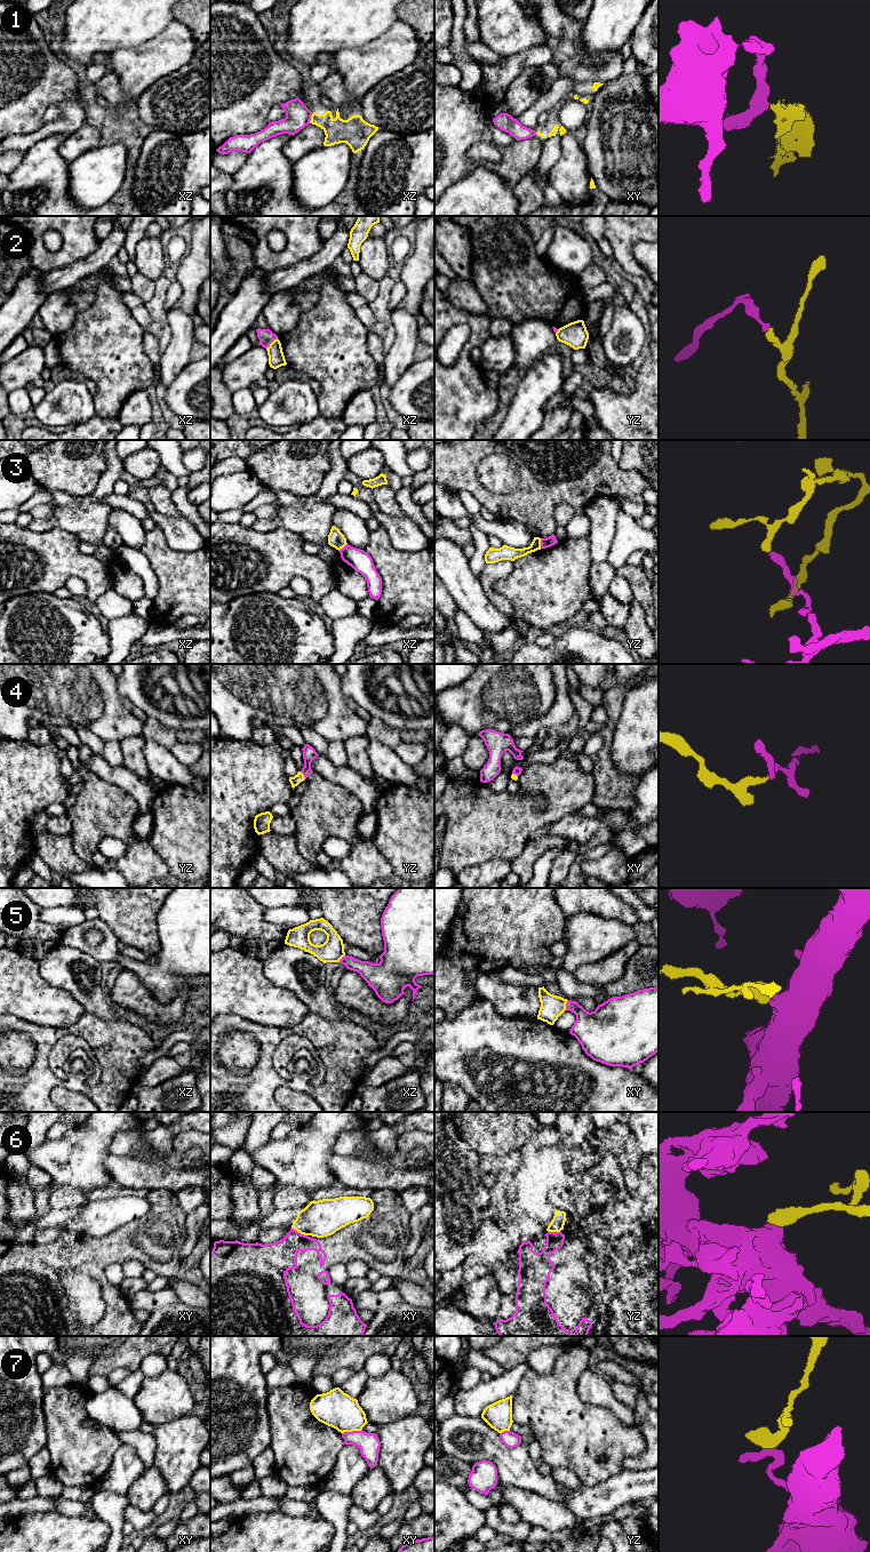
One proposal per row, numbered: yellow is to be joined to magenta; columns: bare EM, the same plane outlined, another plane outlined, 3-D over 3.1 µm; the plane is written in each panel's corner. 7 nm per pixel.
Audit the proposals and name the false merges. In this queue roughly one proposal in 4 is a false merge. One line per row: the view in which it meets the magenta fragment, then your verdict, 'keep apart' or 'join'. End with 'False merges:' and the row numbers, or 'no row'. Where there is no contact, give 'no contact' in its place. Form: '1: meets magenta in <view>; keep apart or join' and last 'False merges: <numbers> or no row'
1: meets magenta in xz; keep apart
2: meets magenta in xz; keep apart
3: meets magenta in yz; keep apart
4: meets magenta in yz; join
5: meets magenta in xy; join
6: meets magenta in xy; keep apart
7: meets magenta in xy; keep apart
False merges: 1, 2, 3, 6, 7

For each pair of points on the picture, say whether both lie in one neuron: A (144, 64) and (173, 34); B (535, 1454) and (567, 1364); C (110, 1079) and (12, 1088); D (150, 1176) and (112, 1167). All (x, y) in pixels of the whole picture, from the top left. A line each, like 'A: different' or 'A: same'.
A: same
B: different
C: same
D: same

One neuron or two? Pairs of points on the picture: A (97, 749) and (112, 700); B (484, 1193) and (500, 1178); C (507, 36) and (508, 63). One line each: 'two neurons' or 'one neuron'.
A: two neurons
B: two neurons
C: two neurons

